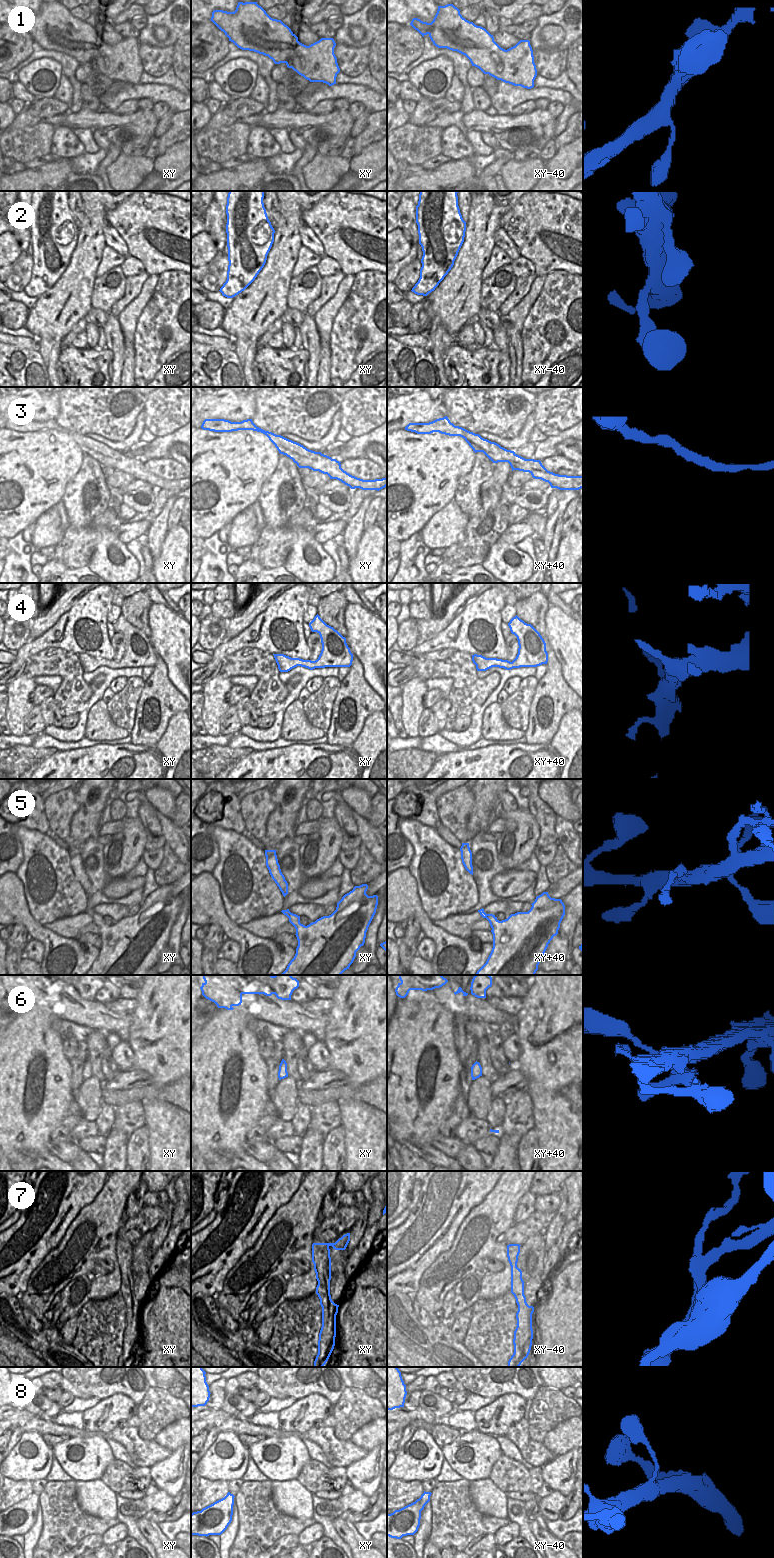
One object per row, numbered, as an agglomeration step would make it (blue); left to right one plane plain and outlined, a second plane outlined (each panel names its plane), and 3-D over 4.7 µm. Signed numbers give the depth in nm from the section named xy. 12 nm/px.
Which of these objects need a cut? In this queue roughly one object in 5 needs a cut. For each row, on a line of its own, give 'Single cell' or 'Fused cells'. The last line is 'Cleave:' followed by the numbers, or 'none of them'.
1: Single cell
2: Single cell
3: Single cell
4: Single cell
5: Single cell
6: Single cell
7: Fused cells
8: Single cell
Cleave: 7.

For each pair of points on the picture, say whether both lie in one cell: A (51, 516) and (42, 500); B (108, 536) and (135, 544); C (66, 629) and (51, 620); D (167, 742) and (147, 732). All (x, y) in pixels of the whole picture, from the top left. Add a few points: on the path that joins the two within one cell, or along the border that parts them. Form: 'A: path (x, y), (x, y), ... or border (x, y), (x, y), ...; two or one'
A: border (53, 506), (45, 510), (34, 522); two
B: border (125, 544), (126, 548), (138, 560); two
C: border (72, 606), (51, 627), (37, 637); two
D: border (171, 717), (164, 733), (155, 744); two

